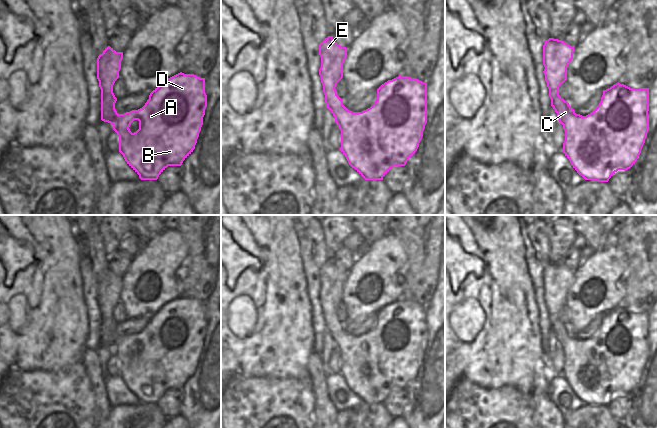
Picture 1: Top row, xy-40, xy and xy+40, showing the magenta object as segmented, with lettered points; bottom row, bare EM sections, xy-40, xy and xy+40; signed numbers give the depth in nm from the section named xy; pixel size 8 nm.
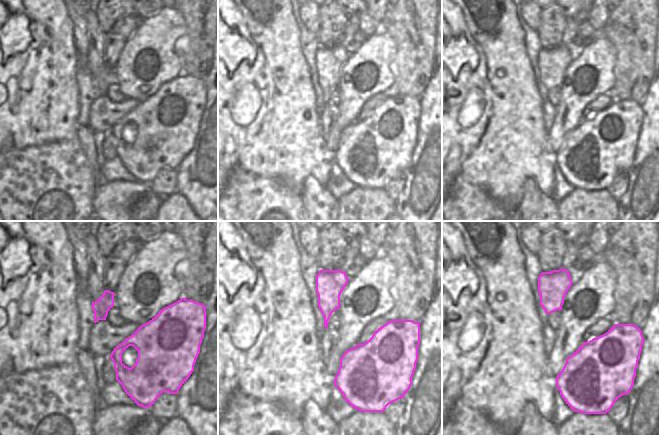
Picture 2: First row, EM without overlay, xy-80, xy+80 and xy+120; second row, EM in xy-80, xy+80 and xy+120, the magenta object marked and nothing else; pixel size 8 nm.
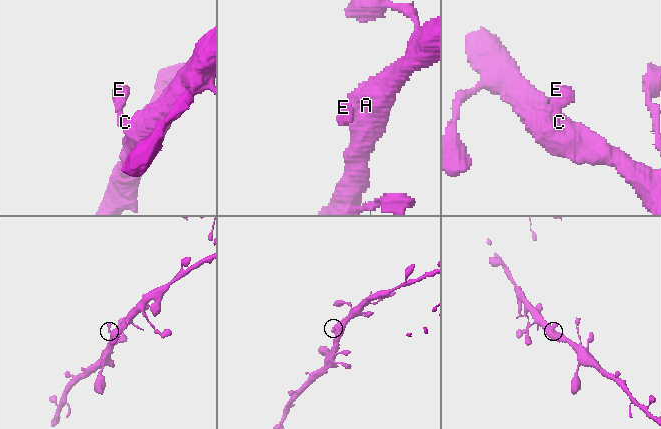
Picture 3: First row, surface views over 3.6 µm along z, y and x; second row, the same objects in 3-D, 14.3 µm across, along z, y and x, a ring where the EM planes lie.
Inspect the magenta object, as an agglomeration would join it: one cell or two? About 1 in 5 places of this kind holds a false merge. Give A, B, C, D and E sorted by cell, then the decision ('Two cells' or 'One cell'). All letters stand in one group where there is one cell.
Groups: A B C D E. One cell

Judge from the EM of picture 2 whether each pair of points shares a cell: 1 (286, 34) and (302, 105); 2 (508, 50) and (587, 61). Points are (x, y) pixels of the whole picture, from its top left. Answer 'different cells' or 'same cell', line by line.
1: same cell
2: different cells

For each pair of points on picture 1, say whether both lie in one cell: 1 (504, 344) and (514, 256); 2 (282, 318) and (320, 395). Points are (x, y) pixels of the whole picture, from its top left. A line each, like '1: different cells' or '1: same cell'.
1: same cell
2: different cells

